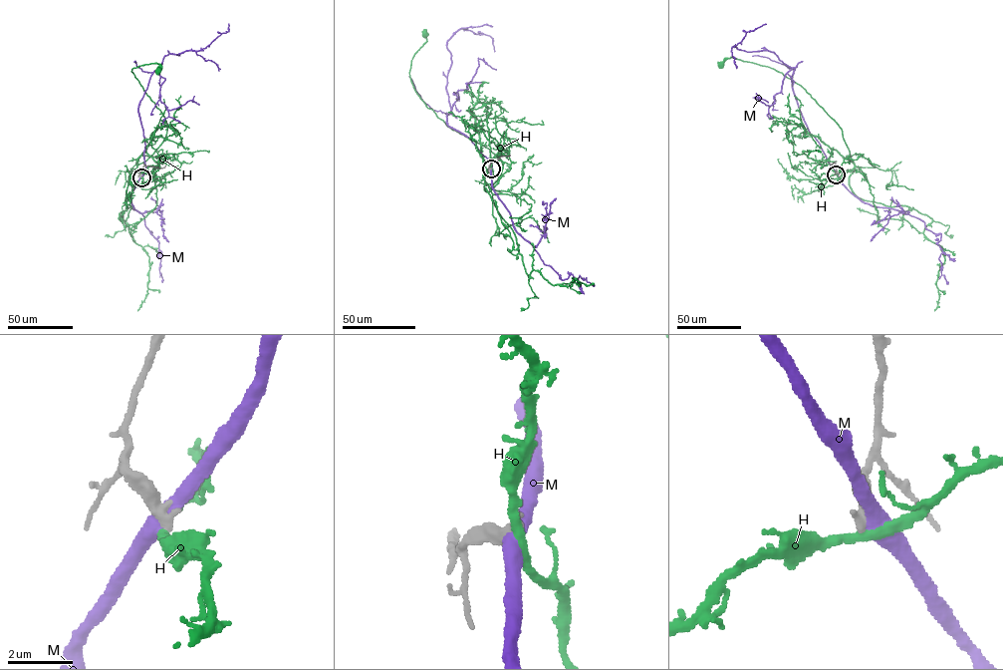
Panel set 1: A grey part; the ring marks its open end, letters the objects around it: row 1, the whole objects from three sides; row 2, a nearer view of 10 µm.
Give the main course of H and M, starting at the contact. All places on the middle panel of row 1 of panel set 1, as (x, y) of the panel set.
H: (491, 167), (499, 177), (491, 189), (500, 160), (446, 126), (414, 89), (411, 60), (425, 33)
M: (490, 168), (489, 160), (471, 140), (446, 123), (451, 63), (447, 42), (463, 29), (490, 36), (494, 51)

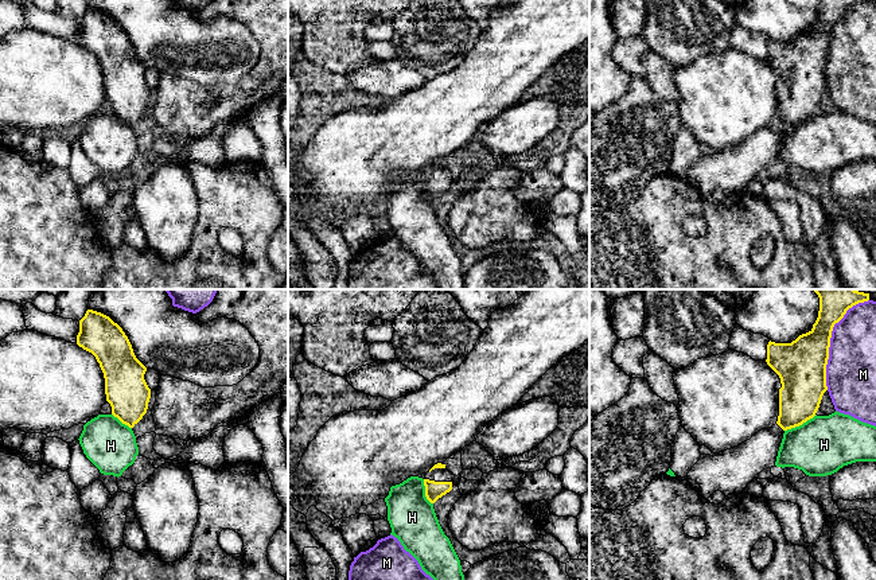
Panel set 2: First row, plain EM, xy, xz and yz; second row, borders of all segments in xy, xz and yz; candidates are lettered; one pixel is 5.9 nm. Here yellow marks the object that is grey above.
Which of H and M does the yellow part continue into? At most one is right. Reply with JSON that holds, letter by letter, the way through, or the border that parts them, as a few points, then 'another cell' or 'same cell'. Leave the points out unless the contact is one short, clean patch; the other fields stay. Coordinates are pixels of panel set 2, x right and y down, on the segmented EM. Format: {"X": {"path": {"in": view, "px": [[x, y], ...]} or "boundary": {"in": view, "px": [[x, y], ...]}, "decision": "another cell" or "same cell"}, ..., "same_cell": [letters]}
{"H": {"boundary": {"in": "yz", "px": [[816, 415], [785, 431]]}, "decision": "another cell"}, "M": {"decision": "another cell"}, "same_cell": []}

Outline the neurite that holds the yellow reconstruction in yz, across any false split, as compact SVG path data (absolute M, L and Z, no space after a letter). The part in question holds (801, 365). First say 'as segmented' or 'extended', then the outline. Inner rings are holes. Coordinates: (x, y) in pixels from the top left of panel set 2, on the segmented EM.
extended | M814 289L819 311L813 328L791 343L767 345L767 365L779 375L779 416L775 425L762 429L750 440L719 454L701 455L685 479L702 498L715 491L725 497L740 494L759 474L775 466L787 429L813 419L826 386L826 365L832 331L846 311L869 300L856 289Z

